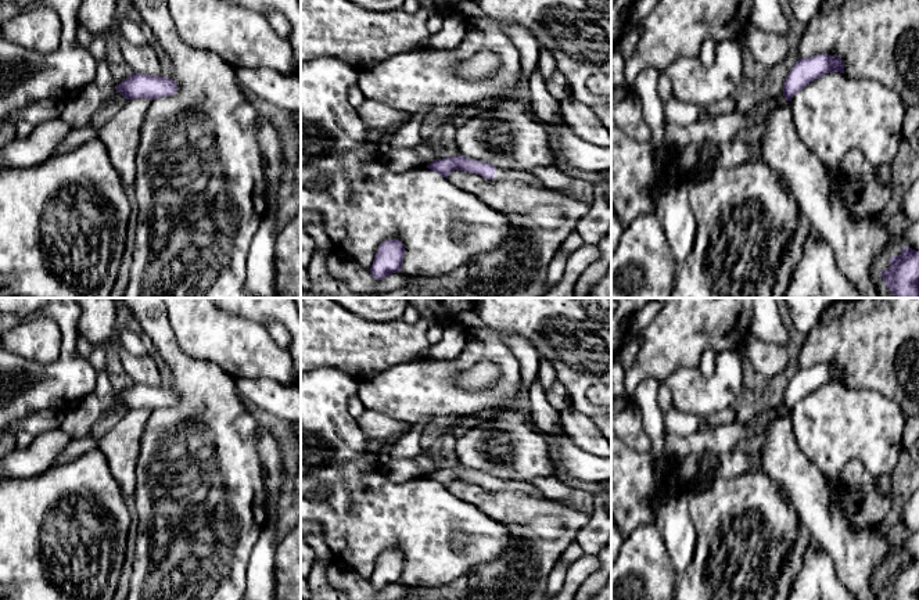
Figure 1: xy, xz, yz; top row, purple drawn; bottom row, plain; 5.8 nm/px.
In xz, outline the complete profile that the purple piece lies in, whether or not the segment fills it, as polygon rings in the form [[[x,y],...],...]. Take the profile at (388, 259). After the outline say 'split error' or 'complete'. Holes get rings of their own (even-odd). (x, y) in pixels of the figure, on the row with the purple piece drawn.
[[[392,238],[381,242],[374,255],[370,273],[376,280],[401,272],[403,263],[405,248],[402,241]]]; complete

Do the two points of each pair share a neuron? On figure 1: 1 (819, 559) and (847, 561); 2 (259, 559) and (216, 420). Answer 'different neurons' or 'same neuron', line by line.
1: different neurons
2: different neurons

